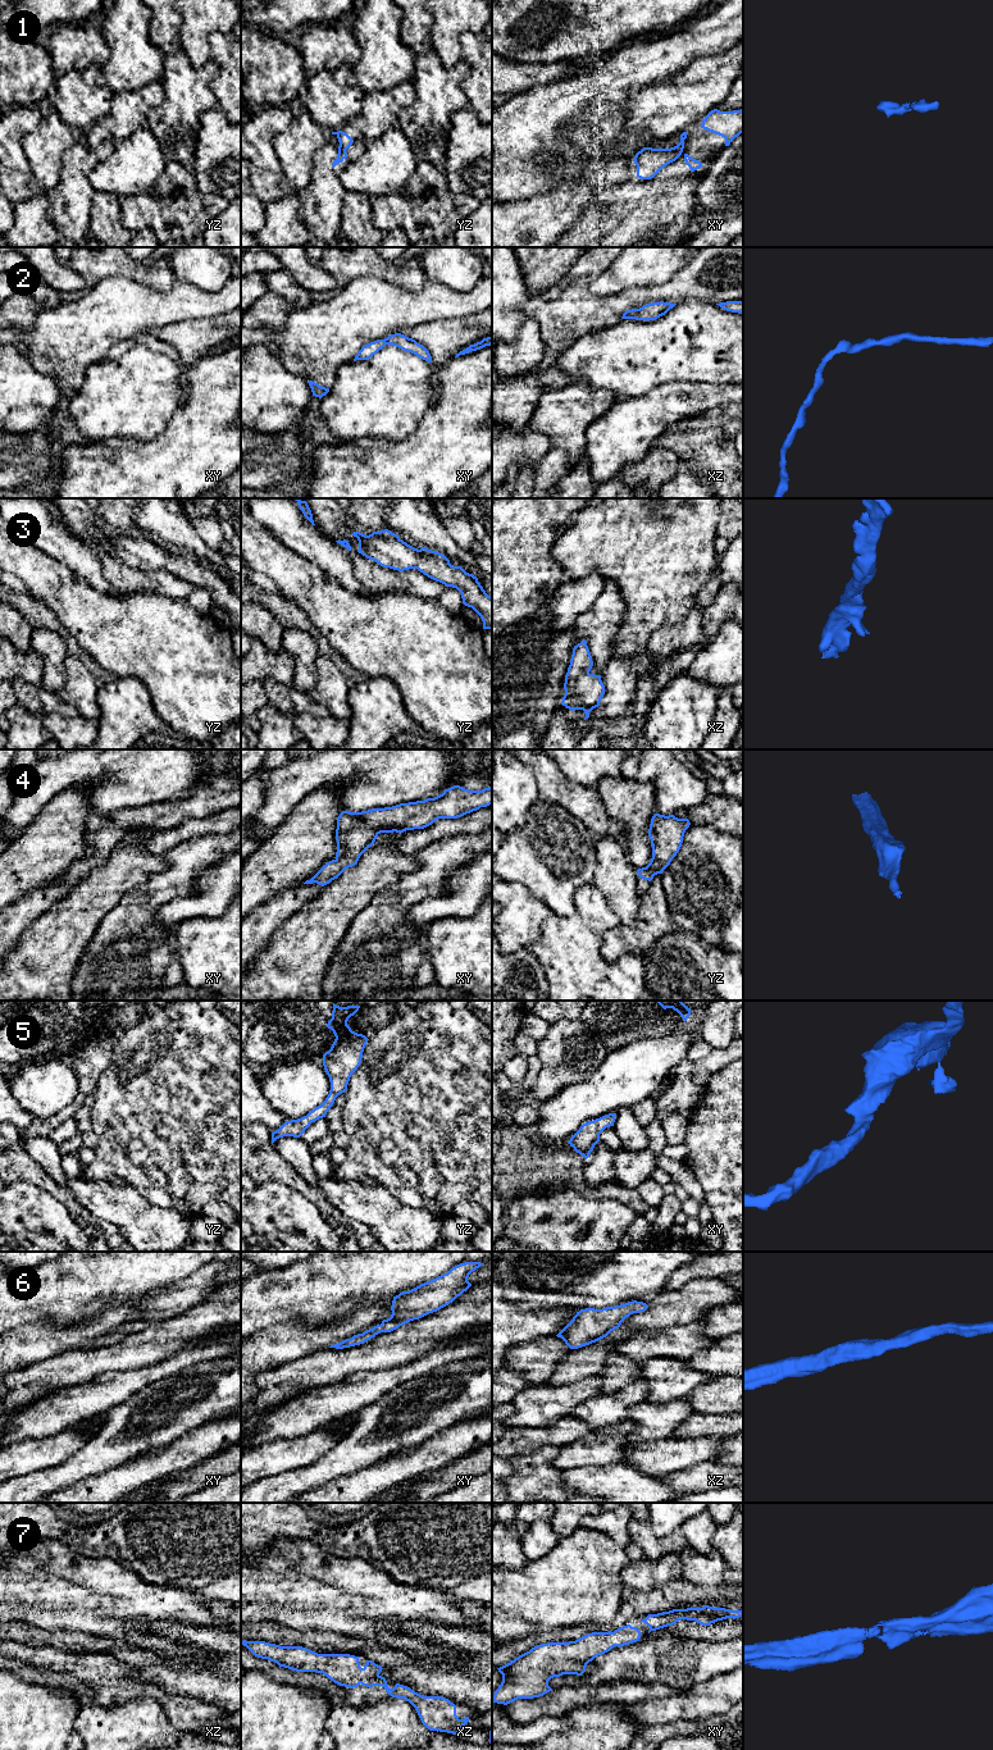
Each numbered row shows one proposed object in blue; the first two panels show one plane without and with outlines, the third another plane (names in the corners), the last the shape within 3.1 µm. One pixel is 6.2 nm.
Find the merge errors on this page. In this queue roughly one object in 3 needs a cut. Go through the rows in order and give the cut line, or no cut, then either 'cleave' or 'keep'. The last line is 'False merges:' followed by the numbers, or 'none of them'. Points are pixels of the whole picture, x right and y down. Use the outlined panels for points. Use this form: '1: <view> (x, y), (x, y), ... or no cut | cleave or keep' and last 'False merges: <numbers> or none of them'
1: yz (338, 146), (345, 150) | cleave
2: no cut | keep
3: no cut | keep
4: no cut | keep
5: no cut | keep
6: no cut | keep
7: no cut | keep
False merges: 1

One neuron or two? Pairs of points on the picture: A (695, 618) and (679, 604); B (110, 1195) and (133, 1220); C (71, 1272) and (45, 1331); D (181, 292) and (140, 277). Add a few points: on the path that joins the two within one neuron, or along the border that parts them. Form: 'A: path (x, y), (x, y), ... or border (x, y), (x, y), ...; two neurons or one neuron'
A: border (695, 602), (689, 613), (678, 624), (661, 627); two neurons
B: path (117, 1201), (130, 1213); one neuron
C: border (80, 1318), (73, 1324), (39, 1320), (21, 1326); two neurons
D: border (176, 282), (167, 291), (156, 291), (142, 285); two neurons

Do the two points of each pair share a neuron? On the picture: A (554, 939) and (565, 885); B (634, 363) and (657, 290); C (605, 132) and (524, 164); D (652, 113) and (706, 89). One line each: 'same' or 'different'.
A: different
B: different
C: same
D: same

